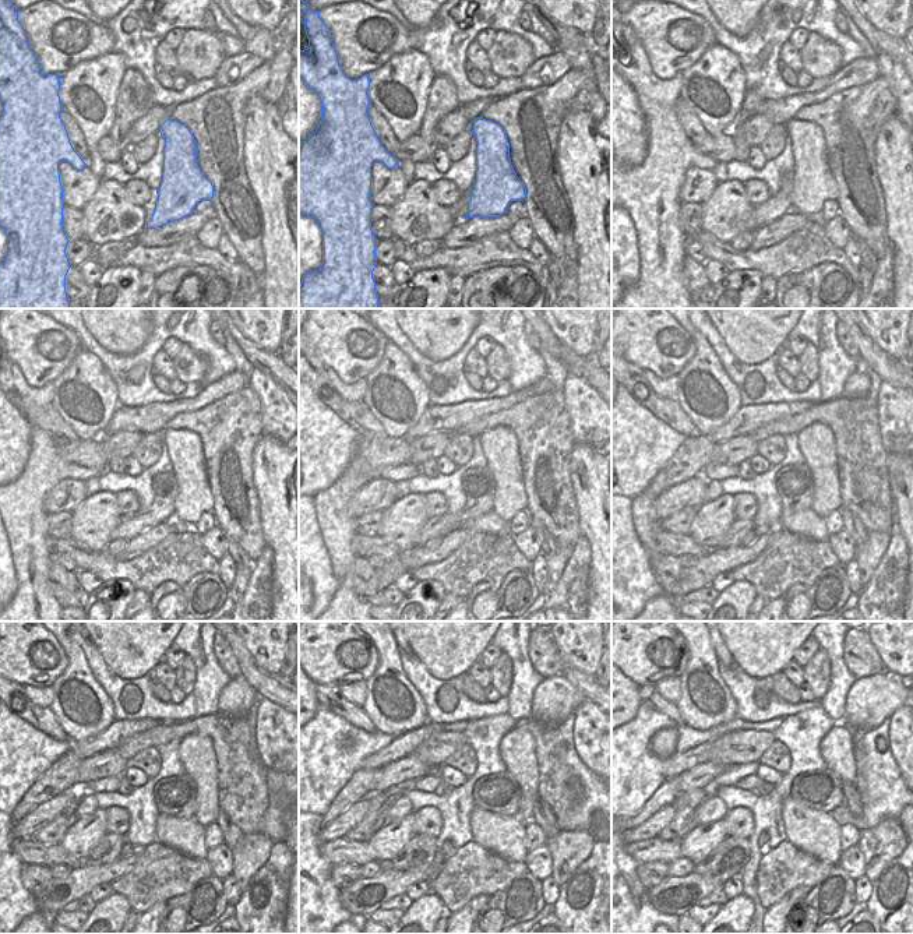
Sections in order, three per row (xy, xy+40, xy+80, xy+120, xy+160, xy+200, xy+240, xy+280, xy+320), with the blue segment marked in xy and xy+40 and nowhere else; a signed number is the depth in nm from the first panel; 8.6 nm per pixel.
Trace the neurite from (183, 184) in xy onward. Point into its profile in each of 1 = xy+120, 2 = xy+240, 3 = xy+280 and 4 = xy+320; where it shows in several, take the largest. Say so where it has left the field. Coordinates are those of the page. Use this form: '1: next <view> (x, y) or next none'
1: next xy+120 (186, 453)
2: next xy+240 (197, 754)
3: next xy+280 (517, 750)
4: next xy+320 (836, 747)

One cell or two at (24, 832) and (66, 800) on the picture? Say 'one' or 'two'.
one

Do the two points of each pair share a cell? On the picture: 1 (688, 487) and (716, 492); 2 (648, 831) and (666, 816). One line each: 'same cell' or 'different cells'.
1: different cells
2: same cell

